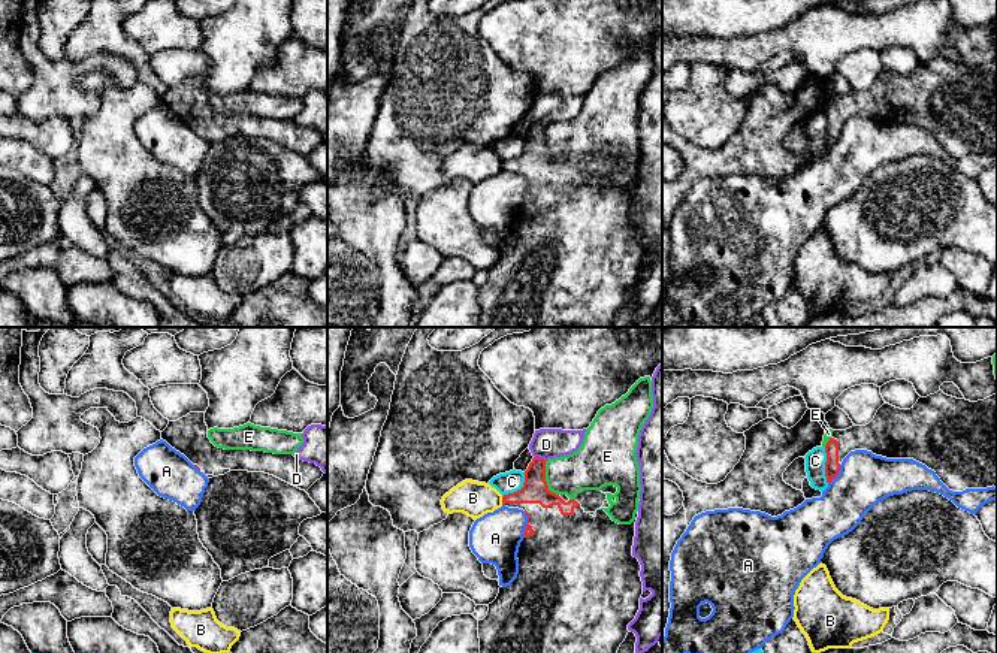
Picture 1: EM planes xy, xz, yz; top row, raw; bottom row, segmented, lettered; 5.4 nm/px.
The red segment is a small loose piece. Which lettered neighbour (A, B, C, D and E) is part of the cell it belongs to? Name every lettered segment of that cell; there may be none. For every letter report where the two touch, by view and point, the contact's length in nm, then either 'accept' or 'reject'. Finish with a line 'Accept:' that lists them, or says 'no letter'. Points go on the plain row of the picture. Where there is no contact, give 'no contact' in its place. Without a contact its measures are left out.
A: yz (837, 139) | 130 nm | reject
B: xz (502, 166) | 50 nm | reject
C: yz (825, 130) | 200 nm | reject
D: xz (538, 123) | 80 nm | reject
E: xz (544, 145) | 200 nm | reject
Accept: no letter

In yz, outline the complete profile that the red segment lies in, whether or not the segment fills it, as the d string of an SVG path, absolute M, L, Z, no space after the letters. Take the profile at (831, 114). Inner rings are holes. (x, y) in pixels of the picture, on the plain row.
M937 57L919 63L910 75L883 69L865 91L834 96L825 111L825 142L830 149L843 124L855 115L867 115L886 124L913 124L934 136L952 157L997 152L997 58L978 67Z

